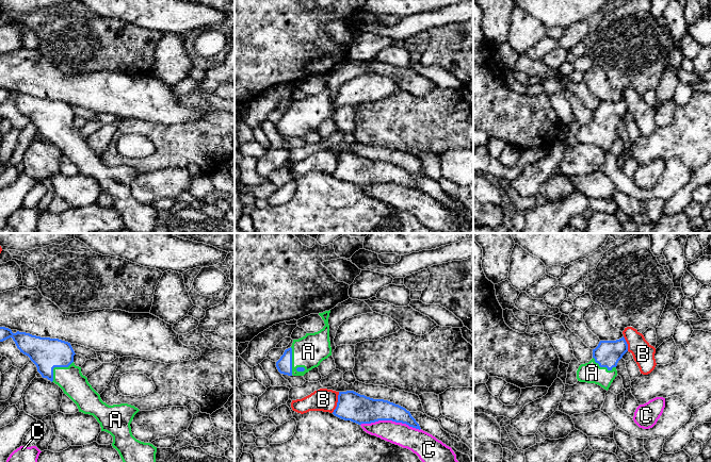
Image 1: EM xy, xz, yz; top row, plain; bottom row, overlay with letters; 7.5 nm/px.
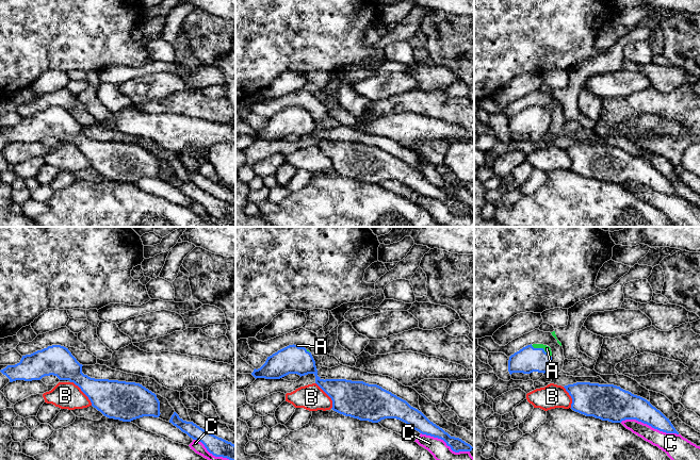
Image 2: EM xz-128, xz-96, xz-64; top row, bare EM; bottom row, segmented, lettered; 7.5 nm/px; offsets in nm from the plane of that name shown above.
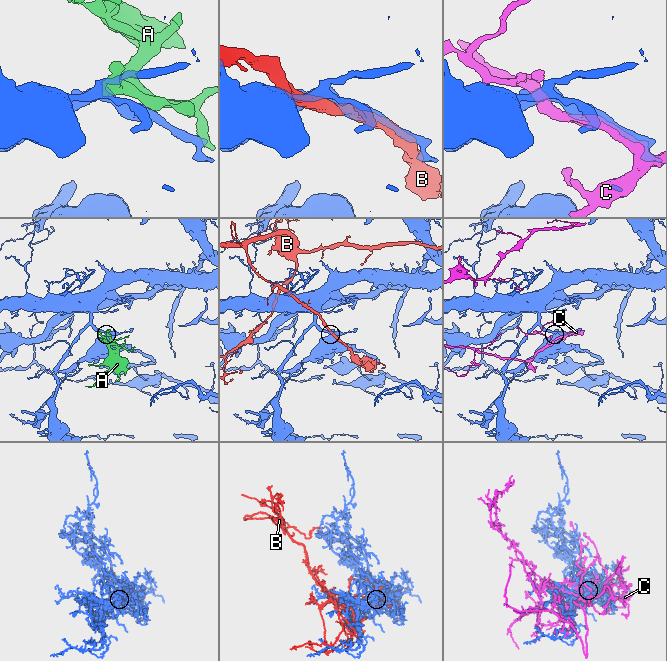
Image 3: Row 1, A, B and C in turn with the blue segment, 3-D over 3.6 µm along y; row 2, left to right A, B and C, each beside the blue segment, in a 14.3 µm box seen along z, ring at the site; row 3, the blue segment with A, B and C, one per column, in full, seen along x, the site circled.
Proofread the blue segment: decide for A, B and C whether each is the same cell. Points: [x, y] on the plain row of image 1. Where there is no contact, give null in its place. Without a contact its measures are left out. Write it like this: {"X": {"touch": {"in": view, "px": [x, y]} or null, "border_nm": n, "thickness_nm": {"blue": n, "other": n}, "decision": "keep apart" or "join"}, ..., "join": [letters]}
{"A": {"touch": {"in": "xy", "px": [57, 128]}, "border_nm": 220, "thickness_nm": {"blue": 240, "other": 190}, "decision": "join"}, "B": {"touch": {"in": "xz", "px": [337, 164]}, "border_nm": 170, "thickness_nm": {"blue": 220, "other": 170}, "decision": "keep apart"}, "C": {"touch": {"in": "xz", "px": [390, 181]}, "border_nm": 460, "thickness_nm": {"blue": 220, "other": 170}, "decision": "keep apart"}, "join": ["A"]}

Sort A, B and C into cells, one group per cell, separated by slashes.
A / B / C

